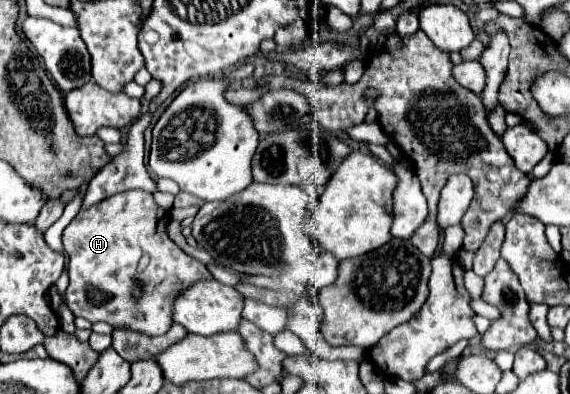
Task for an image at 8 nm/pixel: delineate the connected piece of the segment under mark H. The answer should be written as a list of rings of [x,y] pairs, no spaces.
[[[142,190],[114,194],[110,200],[102,200],[102,204],[94,204],[94,208],[88,208],[86,212],[78,212],[78,216],[66,226],[62,234],[70,260],[70,286],[66,290],[66,302],[74,316],[82,316],[90,322],[108,322],[114,328],[126,328],[148,336],[166,334],[174,324],[174,300],[192,284],[200,280],[212,280],[212,274],[200,260],[188,256],[168,238],[168,222],[168,212],[154,202],[150,192]]]

